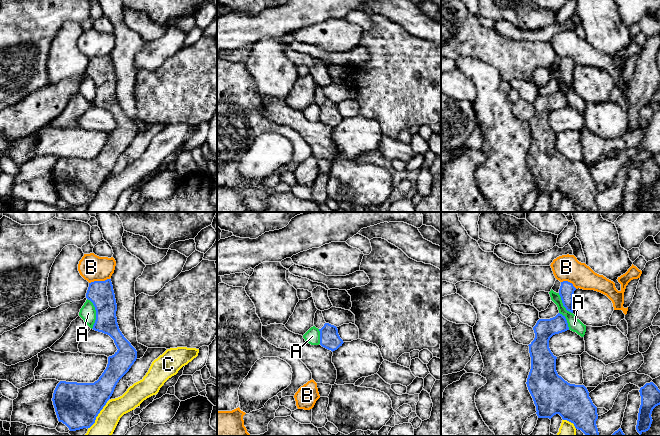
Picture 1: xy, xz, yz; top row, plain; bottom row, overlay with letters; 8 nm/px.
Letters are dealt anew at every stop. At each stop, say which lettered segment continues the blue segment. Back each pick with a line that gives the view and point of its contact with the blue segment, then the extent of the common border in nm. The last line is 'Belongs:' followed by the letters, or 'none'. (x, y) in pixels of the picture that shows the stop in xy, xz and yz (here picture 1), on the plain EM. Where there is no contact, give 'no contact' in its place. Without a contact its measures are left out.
Belongs: none

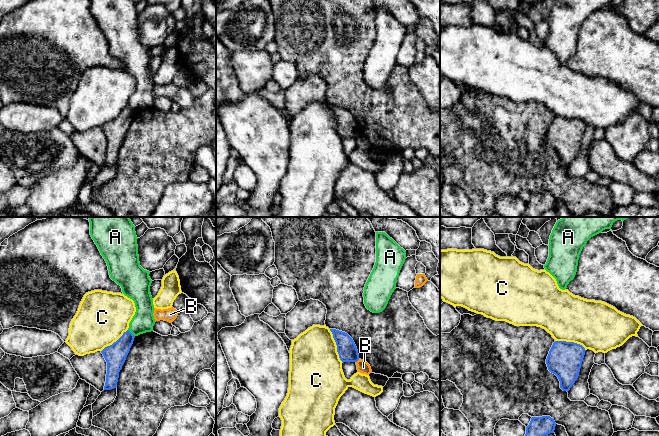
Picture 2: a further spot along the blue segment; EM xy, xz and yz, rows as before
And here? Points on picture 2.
Belongs: none

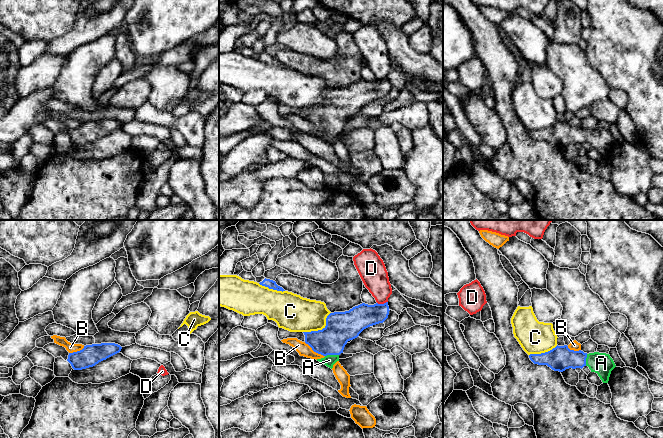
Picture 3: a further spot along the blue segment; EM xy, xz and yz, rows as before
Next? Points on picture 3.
A: xz (331, 130) | 110 nm
Belongs: A

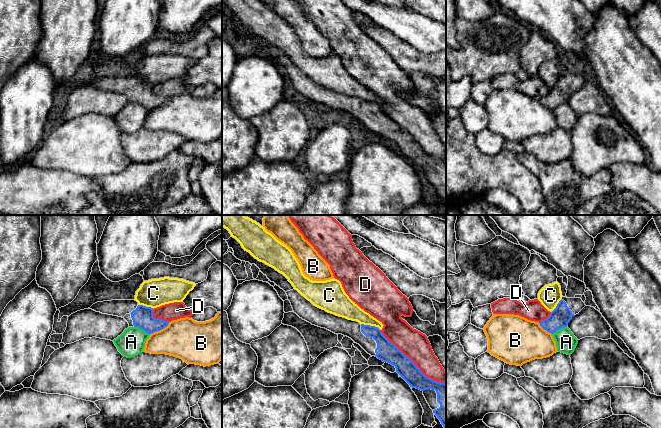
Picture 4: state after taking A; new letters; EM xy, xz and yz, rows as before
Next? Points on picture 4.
Belongs: none

